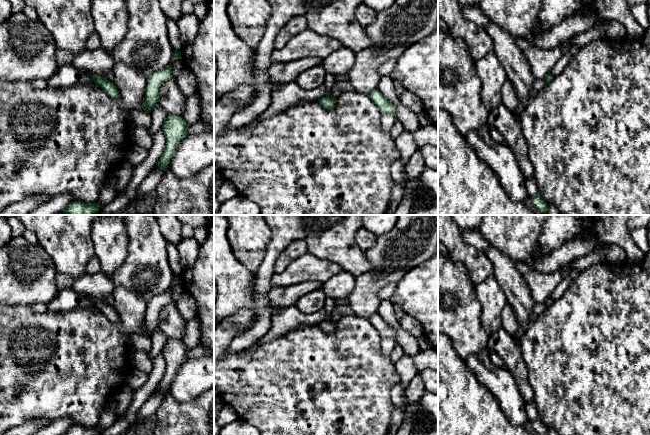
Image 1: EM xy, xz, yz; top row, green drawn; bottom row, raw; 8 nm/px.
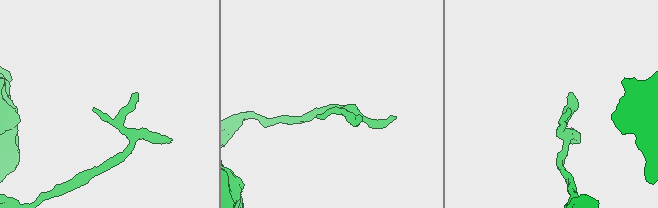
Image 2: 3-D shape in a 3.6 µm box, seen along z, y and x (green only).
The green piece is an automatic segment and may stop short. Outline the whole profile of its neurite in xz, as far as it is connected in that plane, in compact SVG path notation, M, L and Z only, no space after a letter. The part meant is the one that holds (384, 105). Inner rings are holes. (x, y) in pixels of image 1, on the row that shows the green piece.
M378 89L372 92L369 97L378 107L381 114L391 114L396 117L394 105Z

